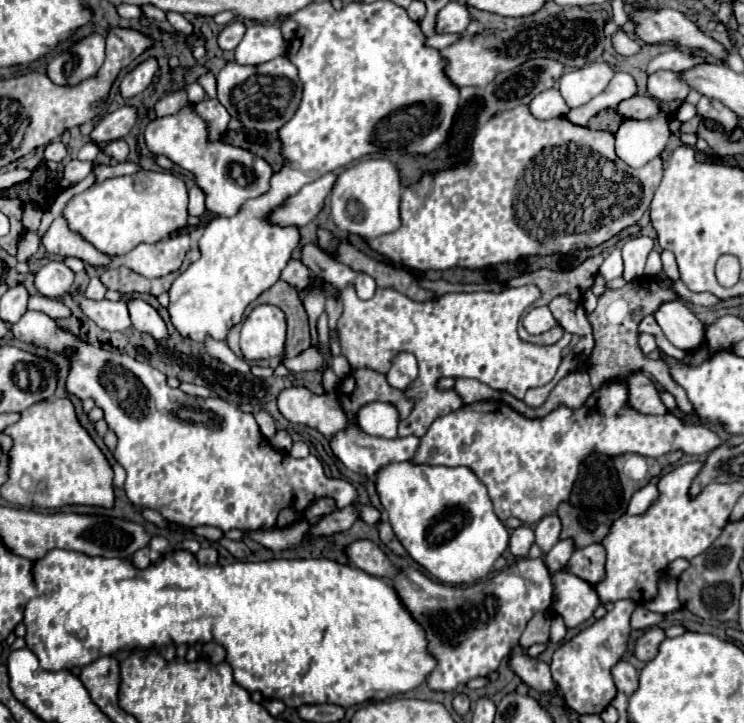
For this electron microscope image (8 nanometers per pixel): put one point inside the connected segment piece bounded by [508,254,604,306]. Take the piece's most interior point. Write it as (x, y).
(573, 283)

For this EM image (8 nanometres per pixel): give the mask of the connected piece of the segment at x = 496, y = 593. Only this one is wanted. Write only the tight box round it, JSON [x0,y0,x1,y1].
[392,558,552,692]

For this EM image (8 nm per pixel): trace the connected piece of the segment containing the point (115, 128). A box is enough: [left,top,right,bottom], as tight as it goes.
[90,106,138,142]

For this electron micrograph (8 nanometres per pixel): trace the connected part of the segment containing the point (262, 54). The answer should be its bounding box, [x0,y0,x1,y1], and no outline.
[234,22,286,66]

